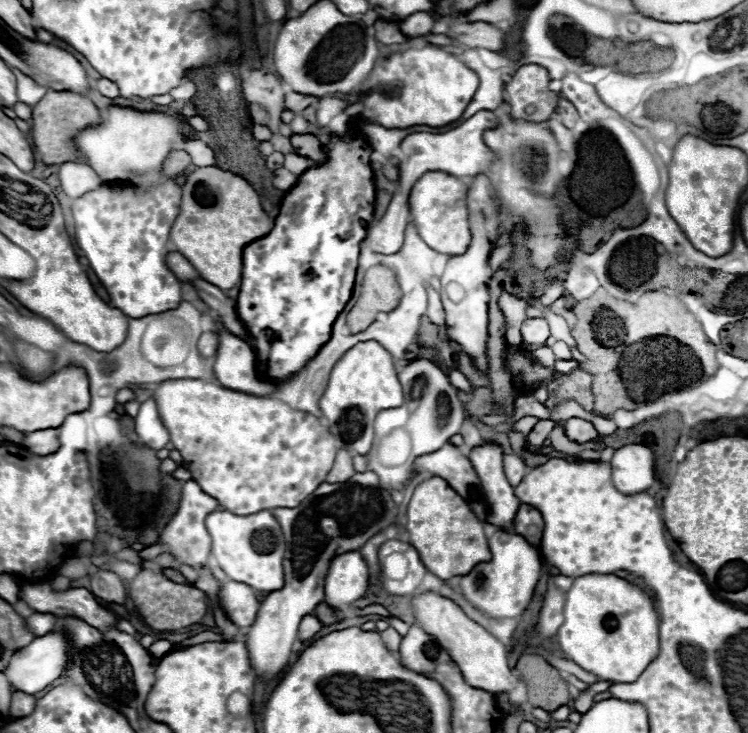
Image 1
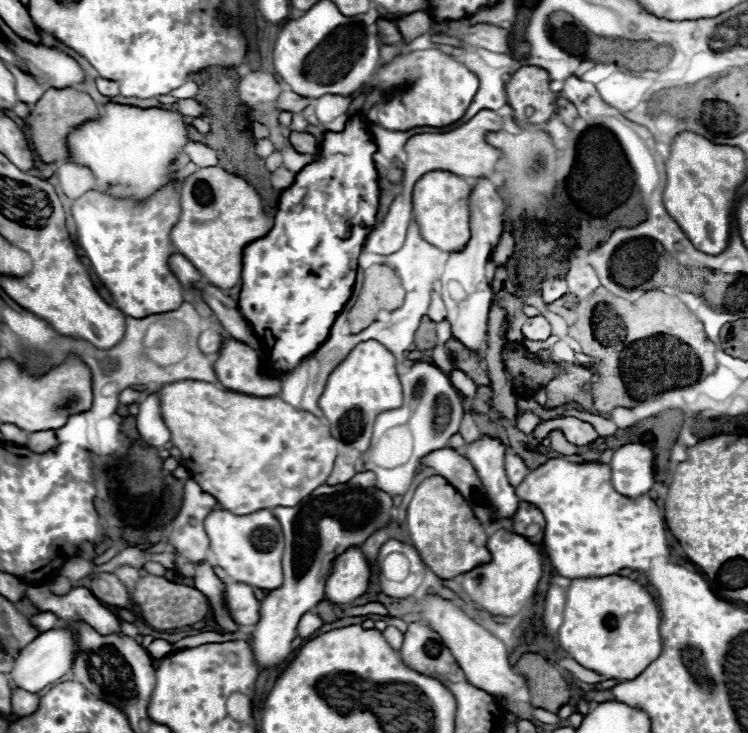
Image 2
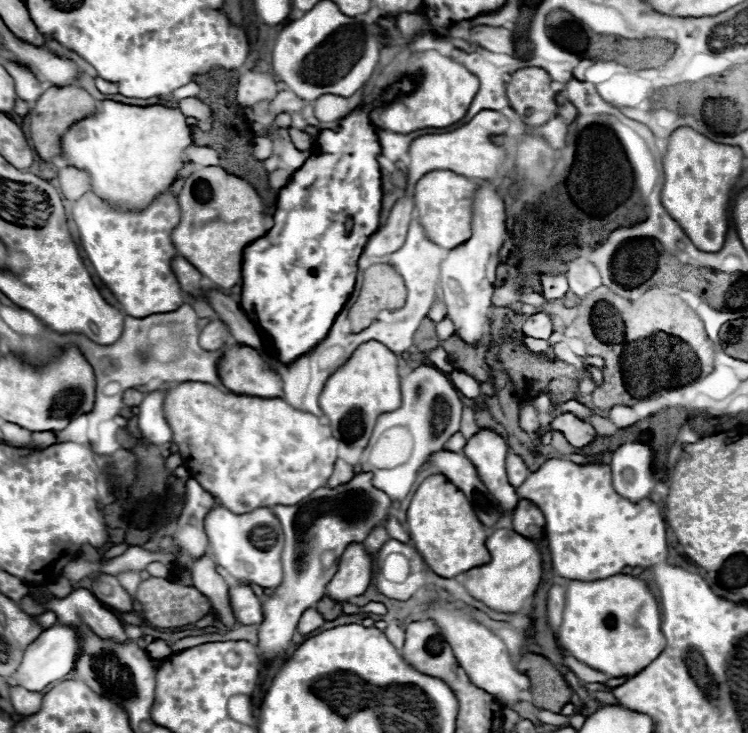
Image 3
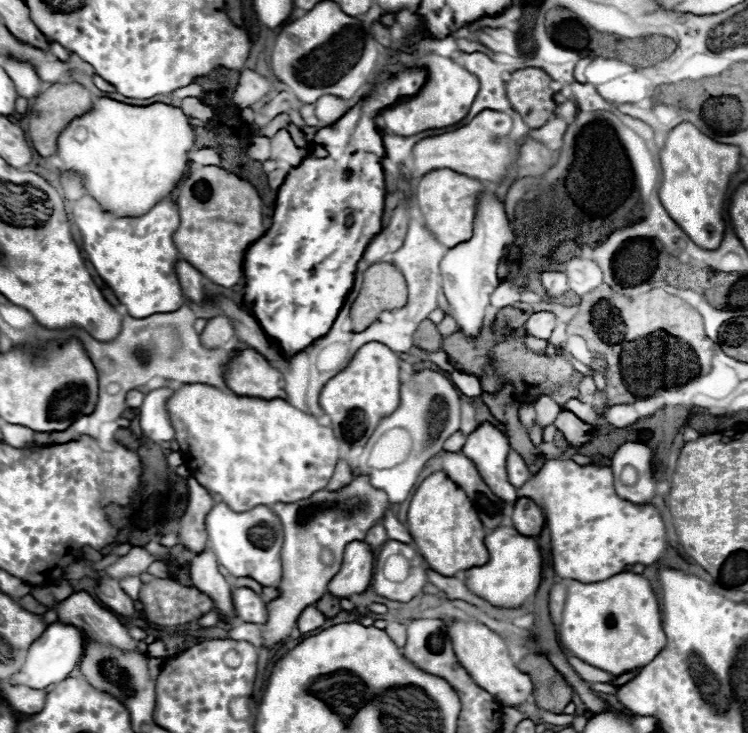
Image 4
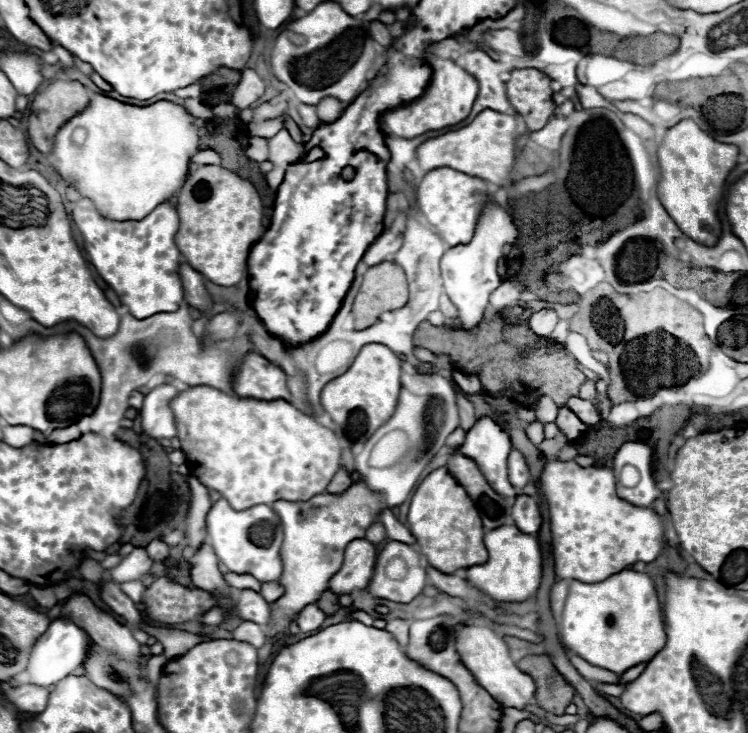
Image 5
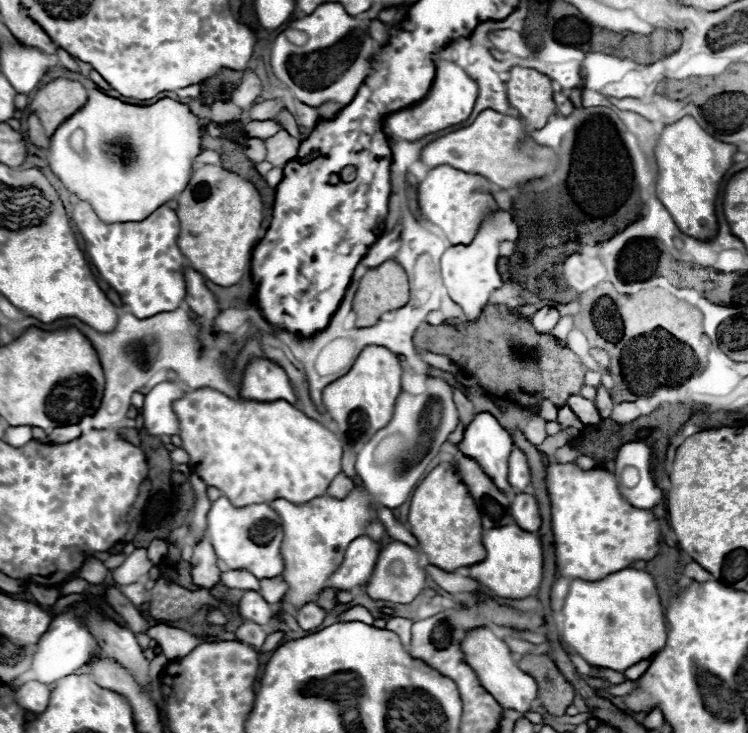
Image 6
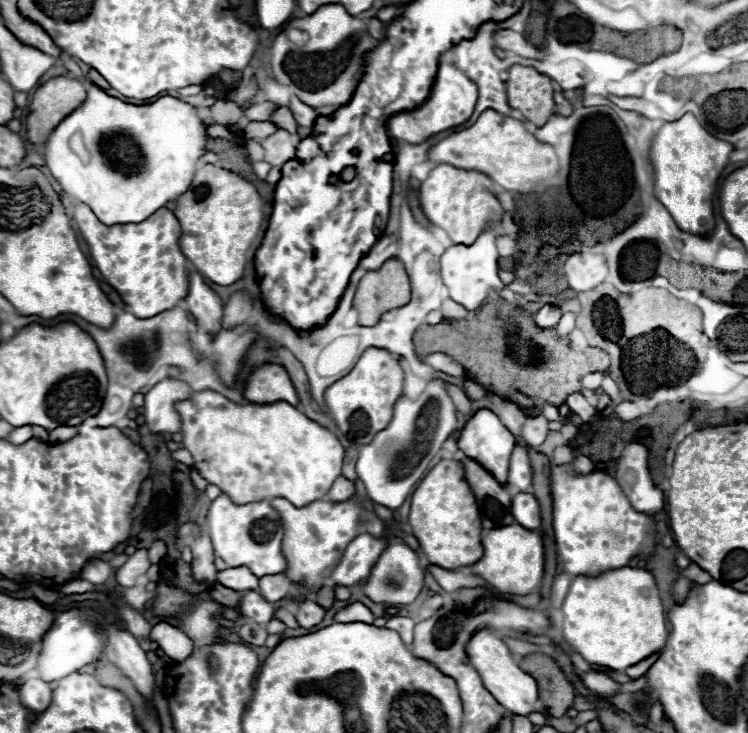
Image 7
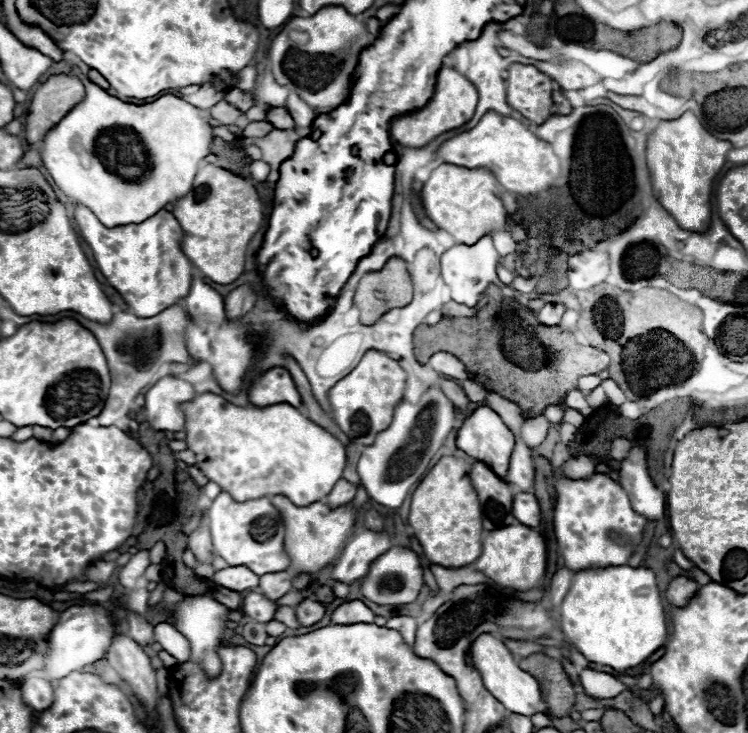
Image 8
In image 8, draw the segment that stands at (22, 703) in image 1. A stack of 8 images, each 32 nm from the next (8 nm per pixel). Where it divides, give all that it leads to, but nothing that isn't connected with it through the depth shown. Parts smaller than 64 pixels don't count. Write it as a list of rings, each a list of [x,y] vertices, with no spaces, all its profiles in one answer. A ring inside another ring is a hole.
[[[30,678],[22,682],[22,702],[36,712],[44,712],[54,702],[54,686],[42,678]]]

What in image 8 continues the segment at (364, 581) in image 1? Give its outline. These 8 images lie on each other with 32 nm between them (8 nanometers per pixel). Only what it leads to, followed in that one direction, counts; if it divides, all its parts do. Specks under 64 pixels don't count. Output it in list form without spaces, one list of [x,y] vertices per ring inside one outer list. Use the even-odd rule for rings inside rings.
[[[362,530],[362,532],[358,532],[358,534],[356,534],[356,536],[352,536],[352,538],[350,538],[350,542],[346,544],[346,548],[344,548],[342,556],[338,558],[338,562],[336,562],[334,570],[332,570],[330,580],[344,582],[344,584],[352,584],[352,582],[356,582],[356,580],[364,578],[364,576],[368,574],[370,564],[372,564],[380,554],[384,554],[390,546],[392,546],[392,538],[390,538],[386,532],[380,532],[380,534],[370,532],[370,530]]]

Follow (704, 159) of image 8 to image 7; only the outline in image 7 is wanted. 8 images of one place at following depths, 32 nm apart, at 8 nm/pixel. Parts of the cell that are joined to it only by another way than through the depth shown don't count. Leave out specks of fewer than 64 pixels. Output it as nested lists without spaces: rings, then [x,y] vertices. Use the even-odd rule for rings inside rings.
[[[684,114],[676,122],[666,122],[654,138],[650,158],[656,170],[654,194],[670,212],[680,230],[708,236],[714,230],[714,194],[718,178],[730,162],[732,144],[710,136],[692,114]]]

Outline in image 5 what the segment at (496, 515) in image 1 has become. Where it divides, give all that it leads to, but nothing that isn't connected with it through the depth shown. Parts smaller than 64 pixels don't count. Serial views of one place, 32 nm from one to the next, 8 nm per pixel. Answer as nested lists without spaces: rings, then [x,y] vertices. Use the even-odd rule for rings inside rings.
[[[490,418],[478,420],[466,434],[460,452],[470,456],[480,468],[480,472],[490,480],[490,486],[506,498],[514,498],[514,486],[508,482],[508,454],[512,450],[510,436]]]

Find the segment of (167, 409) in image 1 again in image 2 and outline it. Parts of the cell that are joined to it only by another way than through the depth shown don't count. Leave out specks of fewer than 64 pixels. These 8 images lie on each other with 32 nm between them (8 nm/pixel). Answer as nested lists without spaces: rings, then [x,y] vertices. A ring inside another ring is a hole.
[[[178,380],[164,384],[158,390],[158,396],[164,424],[172,436],[170,440],[182,454],[182,466],[188,468],[204,492],[214,496],[222,508],[234,514],[250,514],[276,506],[296,506],[318,486],[326,484],[326,478],[332,472],[338,448],[330,428],[324,426],[320,418],[310,412],[294,410],[280,398],[248,396],[202,380]]]

